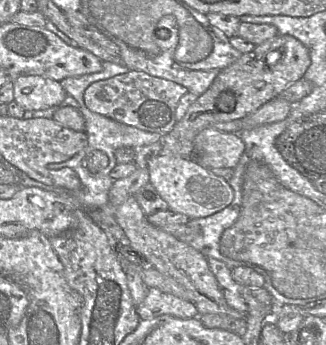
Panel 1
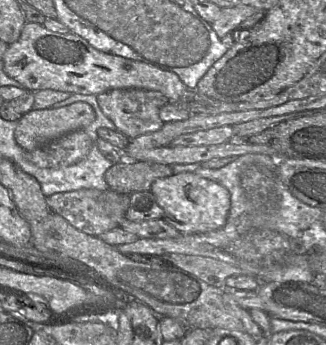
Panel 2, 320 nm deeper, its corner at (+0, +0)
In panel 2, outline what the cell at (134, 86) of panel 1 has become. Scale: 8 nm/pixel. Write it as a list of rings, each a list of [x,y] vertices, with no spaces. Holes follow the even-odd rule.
[[[120,88],[98,94],[97,101],[103,113],[115,124],[116,130],[132,140],[140,135],[155,132],[164,125],[159,113],[169,99],[155,90]]]

